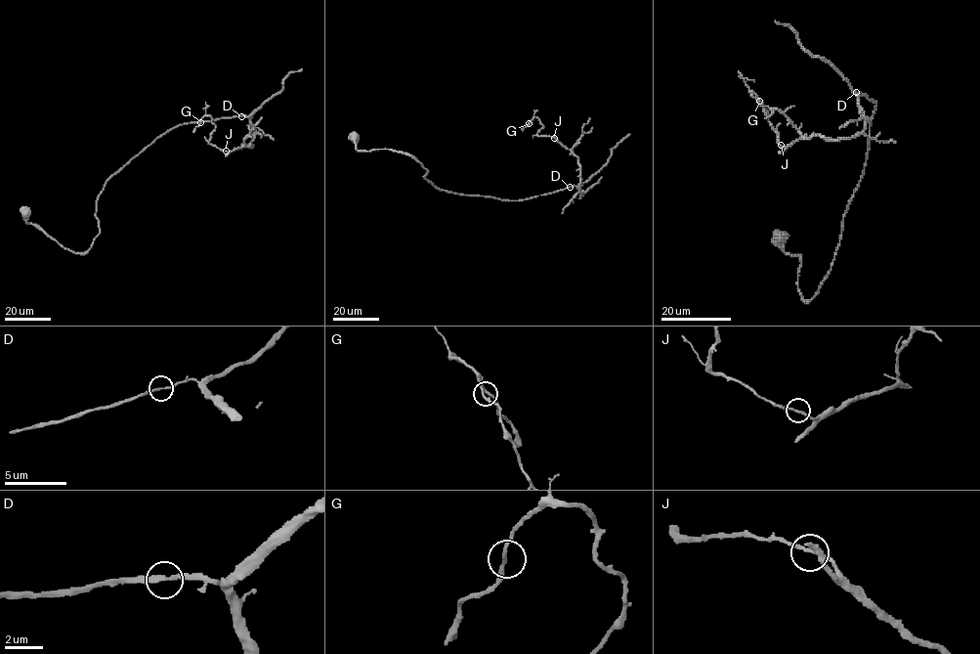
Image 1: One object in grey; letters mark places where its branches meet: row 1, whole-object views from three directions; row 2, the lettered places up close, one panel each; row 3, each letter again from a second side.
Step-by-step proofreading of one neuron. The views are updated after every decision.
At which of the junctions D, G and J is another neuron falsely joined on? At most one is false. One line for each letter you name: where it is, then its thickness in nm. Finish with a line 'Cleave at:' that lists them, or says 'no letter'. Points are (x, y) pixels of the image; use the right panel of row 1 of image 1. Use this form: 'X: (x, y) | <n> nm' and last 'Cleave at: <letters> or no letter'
Cleave at: no letter

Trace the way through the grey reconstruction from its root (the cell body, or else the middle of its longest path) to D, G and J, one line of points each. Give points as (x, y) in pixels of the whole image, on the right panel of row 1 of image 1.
D: (780, 238), (786, 253), (801, 257), (797, 288), (810, 300), (830, 270), (866, 163), (875, 102), (856, 93)
G: (780, 238), (810, 300), (875, 102), (853, 93), (855, 135), (783, 147), (749, 92), (759, 101)
J: (780, 238), (810, 300), (875, 102), (853, 93), (855, 135), (781, 145)

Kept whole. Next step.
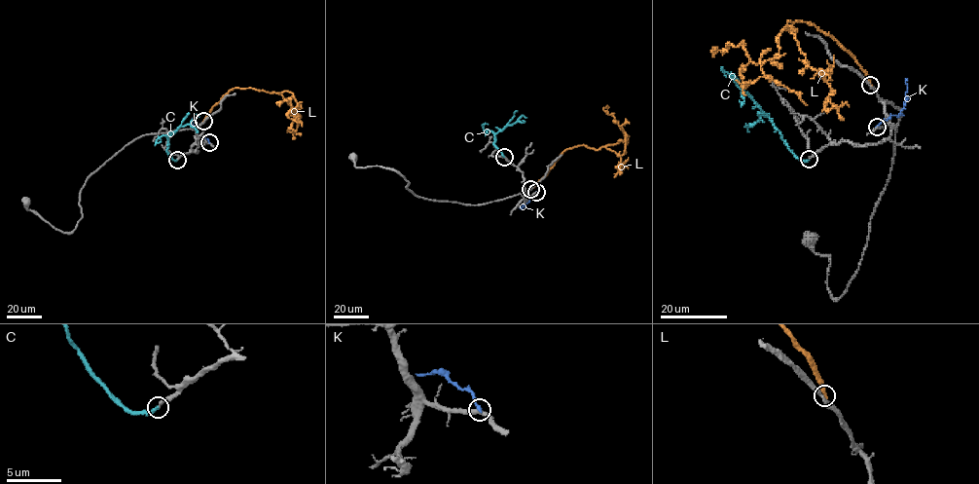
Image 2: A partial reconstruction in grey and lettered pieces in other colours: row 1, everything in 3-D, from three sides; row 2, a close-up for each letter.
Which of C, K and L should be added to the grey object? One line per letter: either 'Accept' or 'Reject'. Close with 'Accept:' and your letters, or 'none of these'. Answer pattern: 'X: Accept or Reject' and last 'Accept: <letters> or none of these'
C: Accept
K: Reject
L: Reject
Accept: C

